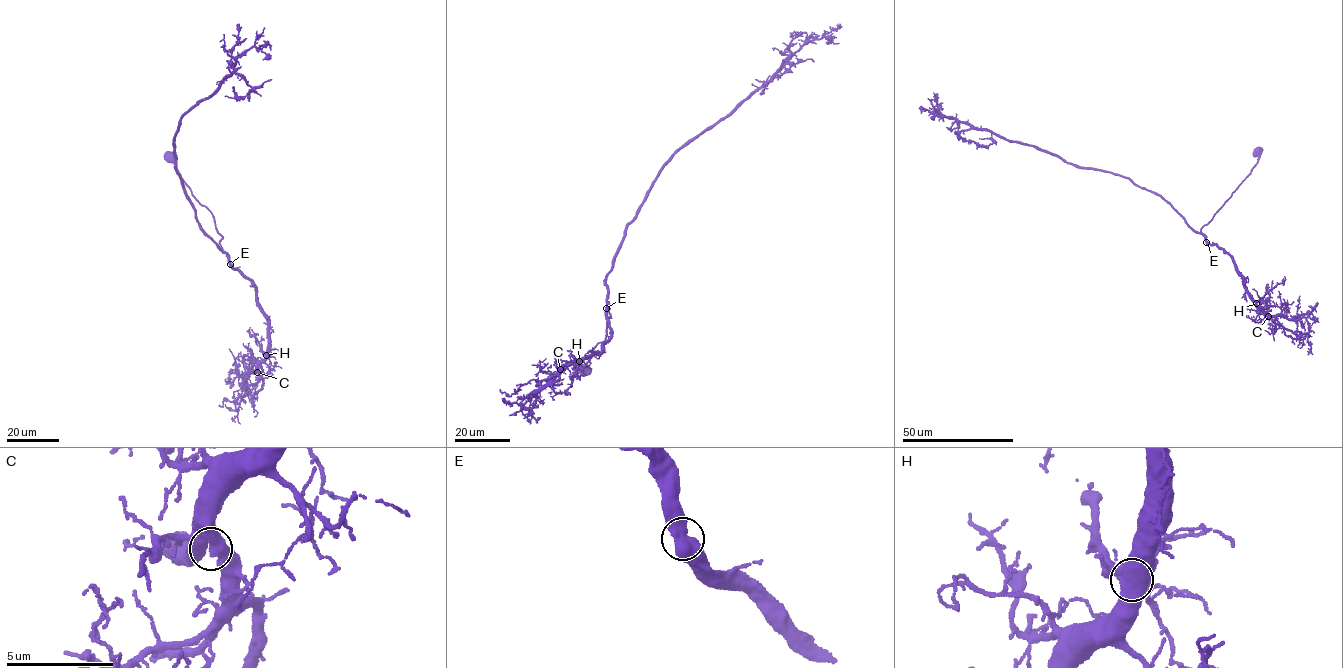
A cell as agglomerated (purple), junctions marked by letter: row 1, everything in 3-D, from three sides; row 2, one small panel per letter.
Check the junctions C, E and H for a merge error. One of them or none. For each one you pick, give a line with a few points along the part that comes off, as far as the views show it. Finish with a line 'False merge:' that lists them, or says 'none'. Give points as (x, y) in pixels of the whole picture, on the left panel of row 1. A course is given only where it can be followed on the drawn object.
False merge: none

